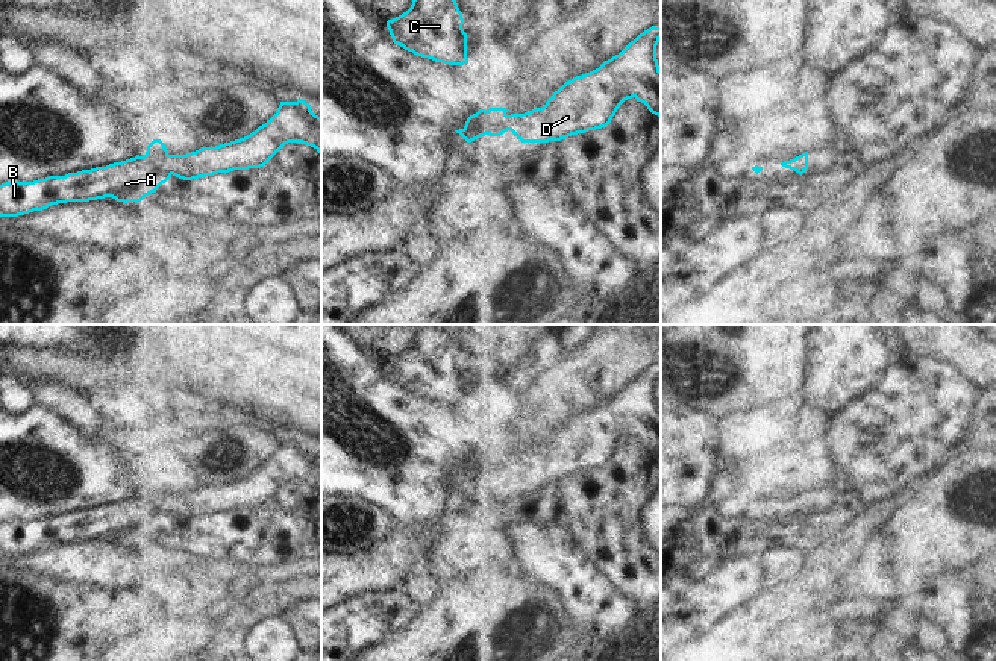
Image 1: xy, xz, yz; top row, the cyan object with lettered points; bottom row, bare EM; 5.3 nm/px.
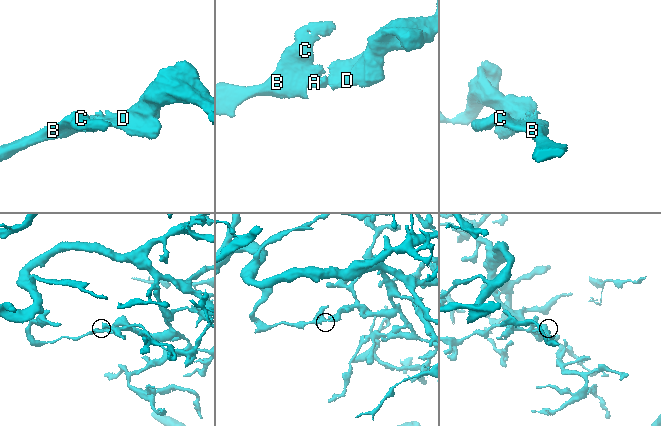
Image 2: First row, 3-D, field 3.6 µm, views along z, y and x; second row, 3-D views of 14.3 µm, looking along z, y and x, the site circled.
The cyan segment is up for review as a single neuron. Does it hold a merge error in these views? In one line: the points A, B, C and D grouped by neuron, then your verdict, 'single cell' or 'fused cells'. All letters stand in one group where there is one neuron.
A B C D | single cell

